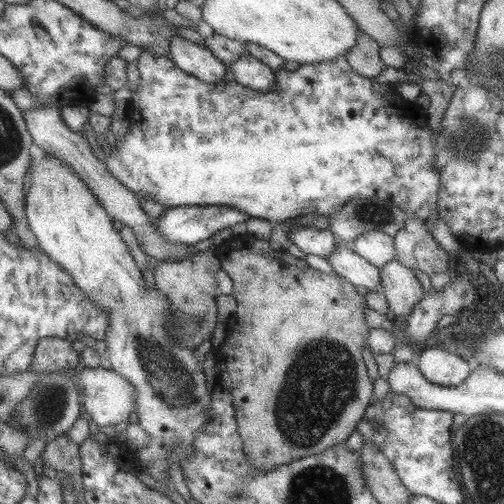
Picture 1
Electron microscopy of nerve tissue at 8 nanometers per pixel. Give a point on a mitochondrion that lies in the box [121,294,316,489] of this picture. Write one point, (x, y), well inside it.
(173, 387)

